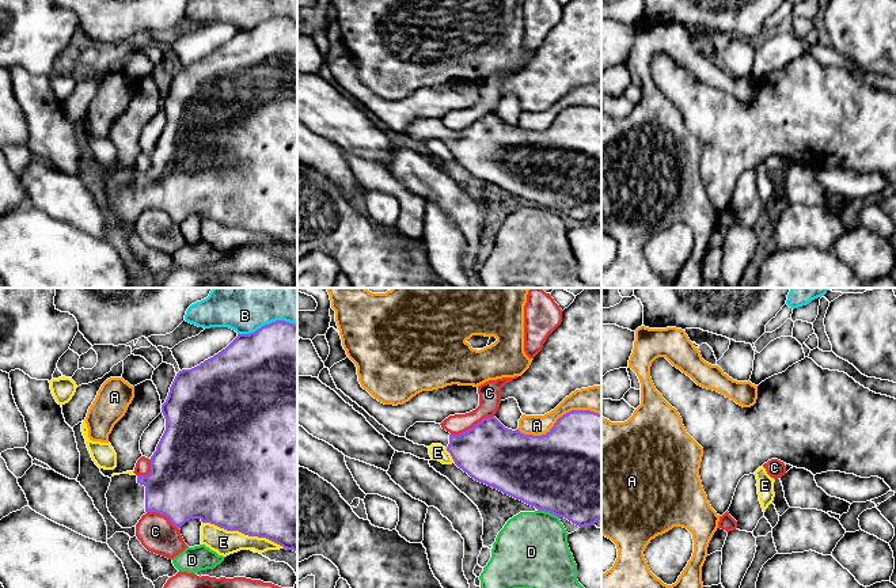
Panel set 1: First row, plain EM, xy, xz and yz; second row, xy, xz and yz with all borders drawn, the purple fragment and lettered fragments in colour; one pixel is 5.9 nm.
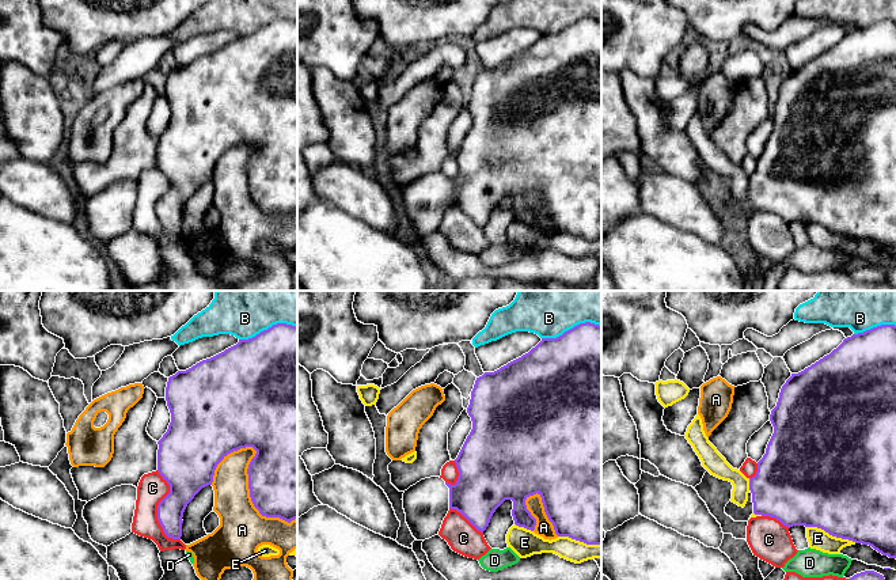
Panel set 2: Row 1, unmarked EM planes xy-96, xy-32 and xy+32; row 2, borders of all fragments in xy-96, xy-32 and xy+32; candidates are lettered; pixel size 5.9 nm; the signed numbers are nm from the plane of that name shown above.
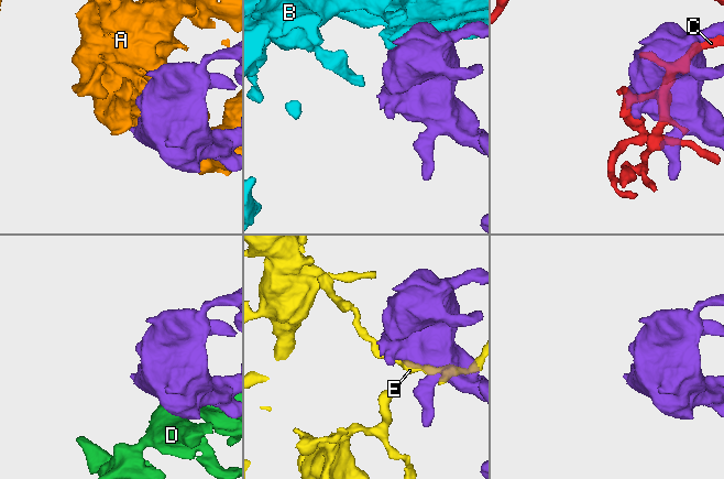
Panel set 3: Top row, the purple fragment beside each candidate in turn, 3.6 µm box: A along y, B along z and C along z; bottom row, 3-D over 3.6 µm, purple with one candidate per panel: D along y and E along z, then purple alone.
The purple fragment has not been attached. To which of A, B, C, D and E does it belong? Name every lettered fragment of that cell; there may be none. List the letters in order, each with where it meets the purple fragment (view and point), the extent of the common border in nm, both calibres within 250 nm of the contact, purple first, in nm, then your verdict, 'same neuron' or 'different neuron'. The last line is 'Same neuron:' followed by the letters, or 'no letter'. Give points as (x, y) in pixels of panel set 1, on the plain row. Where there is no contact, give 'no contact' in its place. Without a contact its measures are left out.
A: contact xz (558, 114); length 500 nm; calibres 480 and 150 nm; different neuron
B: contact xy (266, 21); length 360 nm; calibres 500 and 180 nm; different neuron
C: contact xz (473, 122); length 280 nm; calibres 360 and 130 nm; different neuron
D: contact xz (549, 207); length 140 nm; calibres 500 and 420 nm; different neuron
E: contact xy (243, 228); length 500 nm; calibres 500 and 150 nm; different neuron
Same neuron: no letter

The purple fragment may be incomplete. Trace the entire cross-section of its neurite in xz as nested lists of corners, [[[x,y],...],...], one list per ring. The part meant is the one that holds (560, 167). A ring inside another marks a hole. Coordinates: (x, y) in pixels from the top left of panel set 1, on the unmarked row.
[[[572,106],[542,132],[505,124],[486,113],[471,125],[451,130],[436,118],[415,118],[405,132],[418,141],[441,140],[455,160],[475,177],[491,182],[539,206],[565,213],[578,223],[601,215],[601,110]]]

